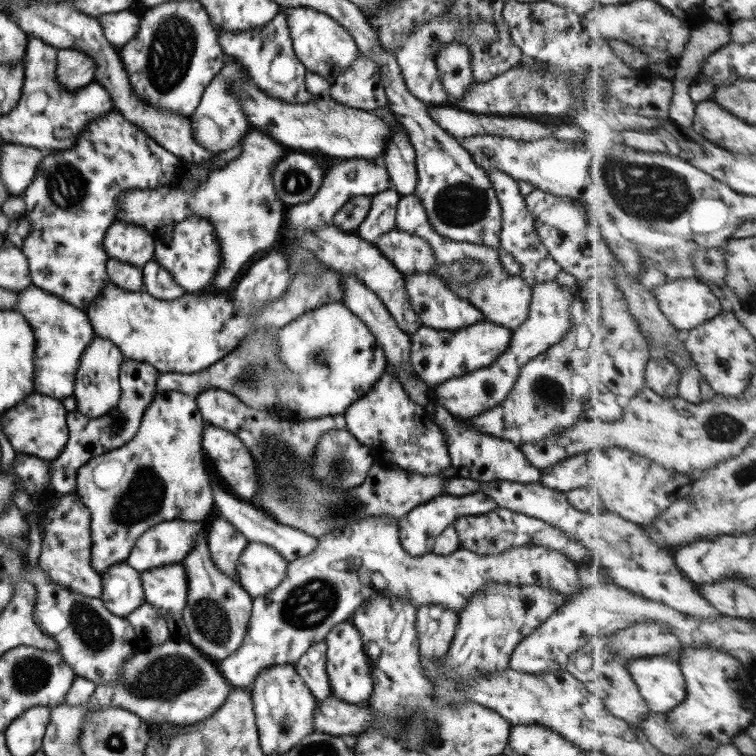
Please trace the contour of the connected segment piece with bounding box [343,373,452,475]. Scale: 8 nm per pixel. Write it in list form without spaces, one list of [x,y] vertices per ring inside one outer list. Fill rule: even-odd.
[[[384,373],[343,415],[348,433],[368,446],[376,458],[382,456],[382,464],[388,463],[421,475],[442,474],[452,468],[443,430],[433,423],[423,405],[410,399],[393,374]]]

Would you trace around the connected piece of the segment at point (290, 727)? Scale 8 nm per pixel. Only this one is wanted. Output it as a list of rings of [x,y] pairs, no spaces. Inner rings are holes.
[[[270,665],[268,668],[264,668],[258,674],[250,688],[252,691],[252,702],[254,703],[259,742],[265,755],[284,754],[294,748],[302,738],[307,737],[308,734],[312,734],[315,731],[312,720],[314,720],[314,712],[316,712],[318,700],[316,700],[316,697],[308,686],[306,686],[306,683],[302,680],[294,665]]]

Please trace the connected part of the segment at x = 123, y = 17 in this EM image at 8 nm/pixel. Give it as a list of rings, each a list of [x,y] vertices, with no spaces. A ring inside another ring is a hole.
[[[130,9],[120,12],[101,14],[98,17],[104,36],[117,49],[124,46],[138,33],[140,29],[140,19],[138,15]]]

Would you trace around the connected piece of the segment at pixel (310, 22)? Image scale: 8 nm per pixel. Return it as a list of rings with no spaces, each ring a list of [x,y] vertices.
[[[281,7],[280,11],[286,13],[294,52],[310,72],[333,81],[340,72],[348,71],[352,62],[360,55],[355,38],[328,14],[306,7]]]

